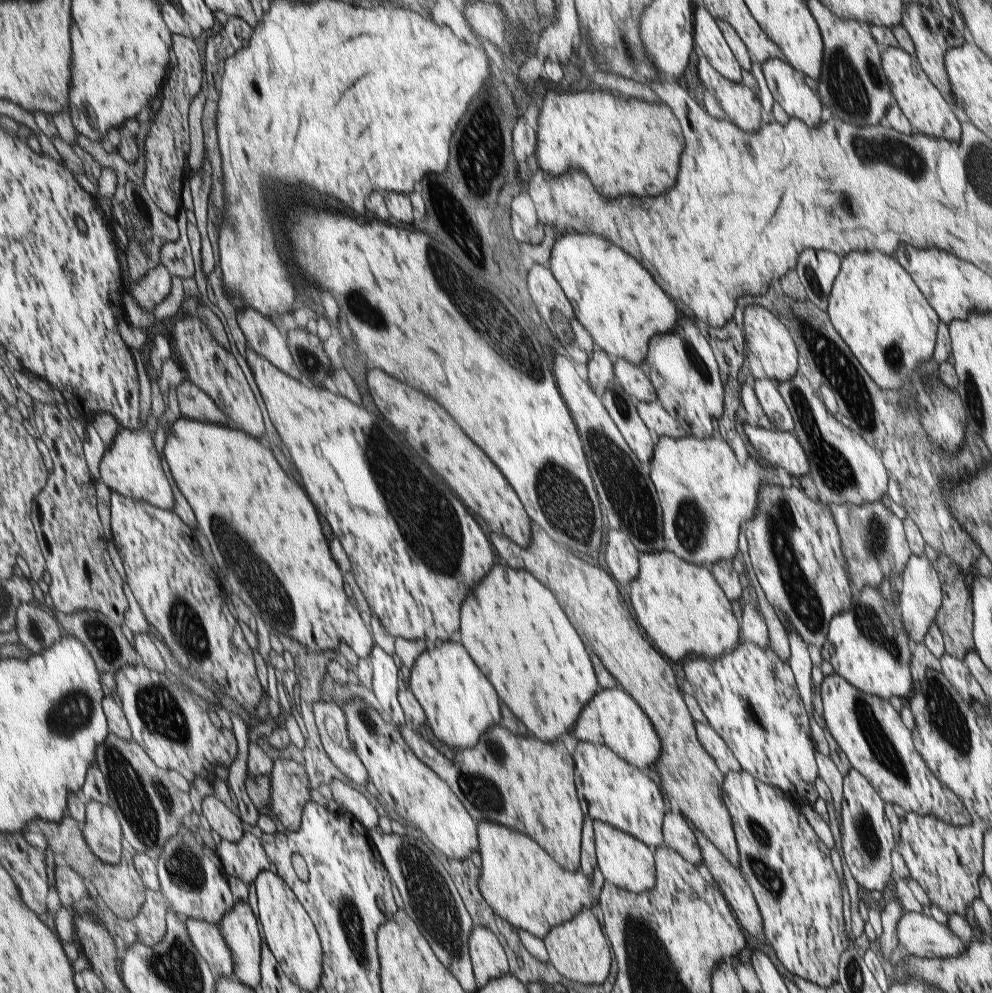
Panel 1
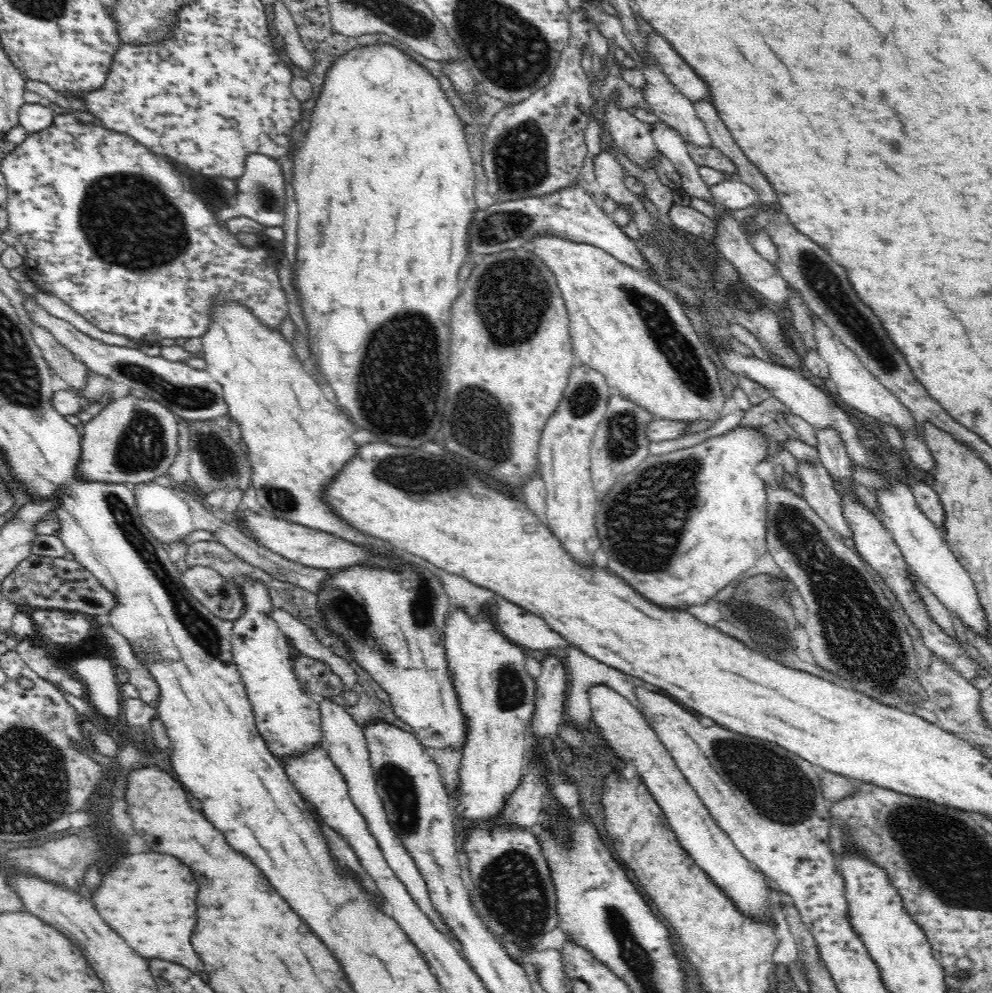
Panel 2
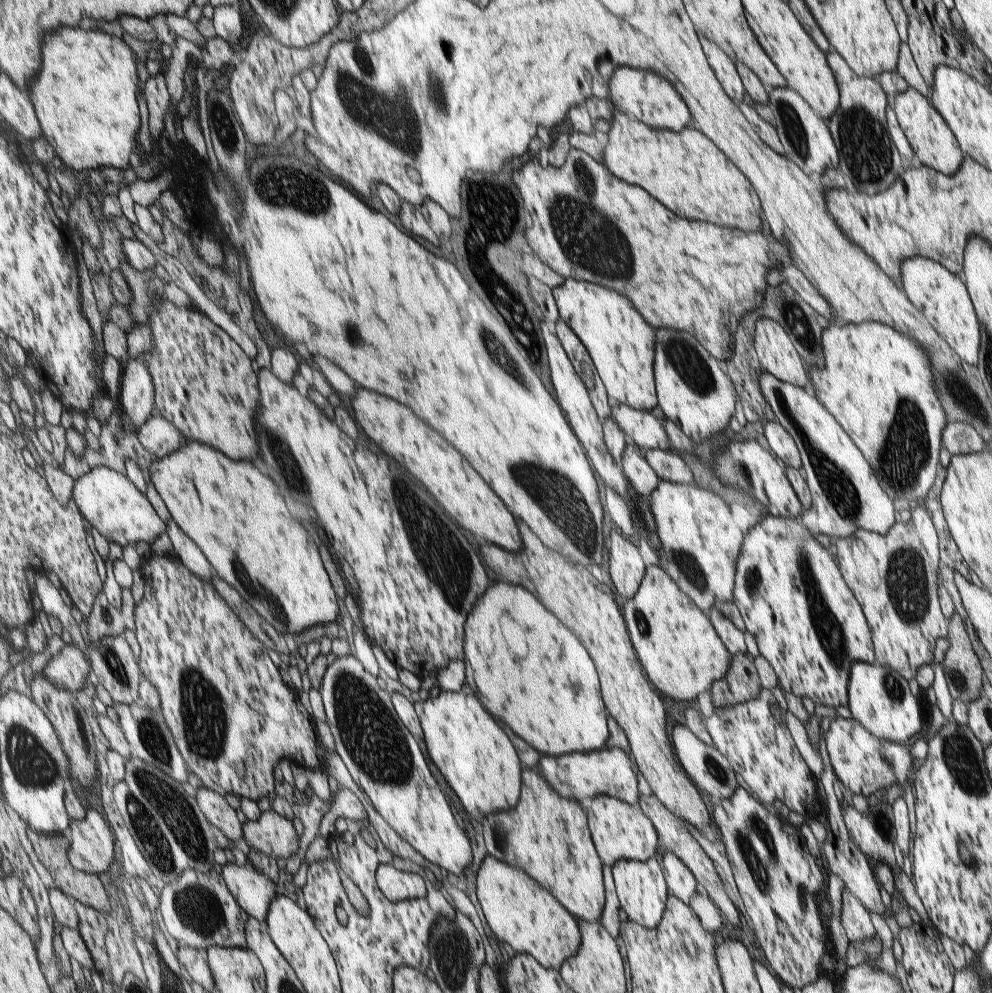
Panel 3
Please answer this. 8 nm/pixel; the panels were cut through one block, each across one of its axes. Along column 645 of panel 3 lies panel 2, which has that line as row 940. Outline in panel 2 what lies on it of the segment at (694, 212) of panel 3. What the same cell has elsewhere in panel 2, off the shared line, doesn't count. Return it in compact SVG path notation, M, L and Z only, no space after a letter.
M158 851L140 852L128 854L108 874L104 874L96 890L93 890L91 900L101 920L140 956L148 960L160 959L180 964L197 974L204 970L200 966L200 958L196 956L194 947L190 944L190 934L196 924L196 890L198 884L194 880L194 872L178 858Z

